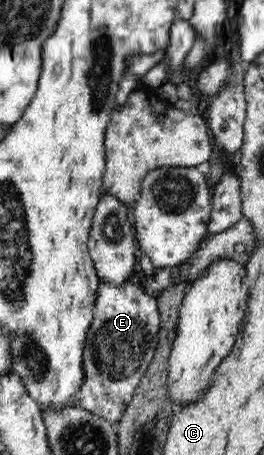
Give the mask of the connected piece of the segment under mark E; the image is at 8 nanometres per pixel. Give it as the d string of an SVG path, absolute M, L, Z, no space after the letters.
M99 280L94 320L87 339L84 352L84 384L77 396L78 407L105 418L114 423L122 418L122 413L128 407L136 393L140 379L146 373L158 348L158 330L160 330L158 307L152 295L141 286L124 284L121 288L112 288Z

